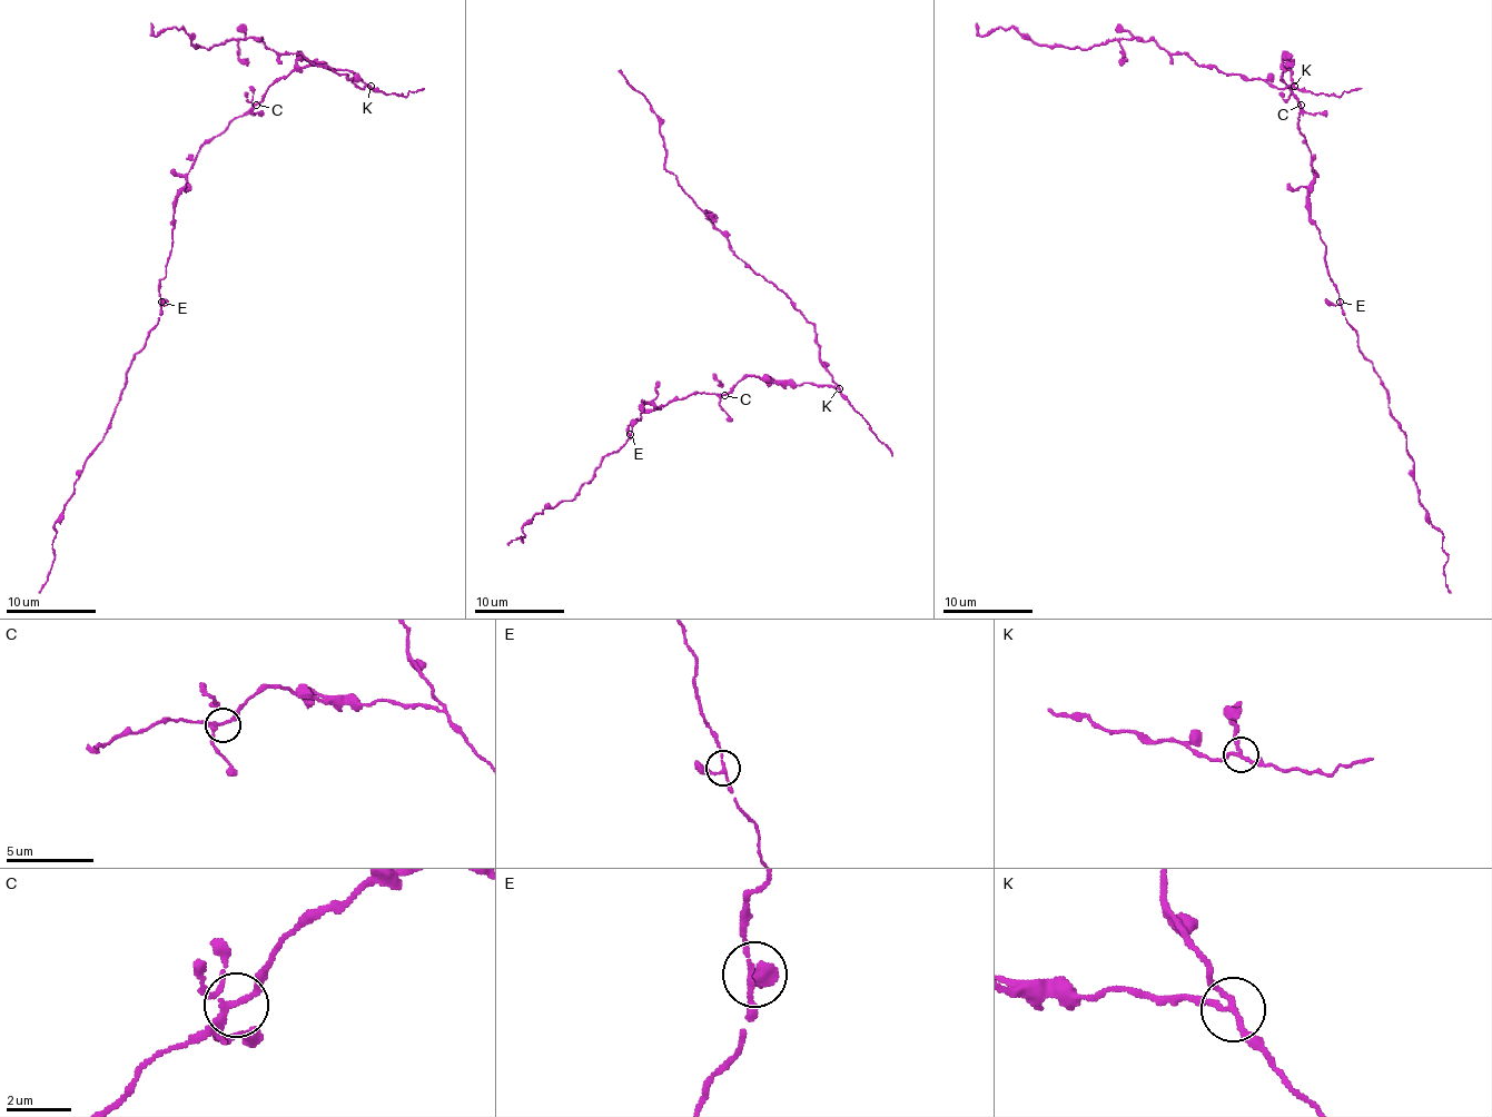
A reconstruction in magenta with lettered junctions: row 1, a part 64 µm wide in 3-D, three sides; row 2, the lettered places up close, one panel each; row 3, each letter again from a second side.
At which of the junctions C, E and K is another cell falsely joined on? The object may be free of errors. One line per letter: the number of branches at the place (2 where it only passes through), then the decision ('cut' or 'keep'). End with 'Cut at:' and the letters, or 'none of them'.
C: branches 3; keep
E: branches 3; keep
K: branches 3; cut
Cut at: K

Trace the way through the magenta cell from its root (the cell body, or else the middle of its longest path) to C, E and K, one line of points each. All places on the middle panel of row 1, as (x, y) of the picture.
C: (709, 393), (724, 395)
E: (709, 393), (691, 393), (662, 406), (641, 404), (641, 417), (628, 427), (630, 434)
K: (709, 393), (724, 395), (747, 375), (772, 382), (830, 384), (839, 388)

